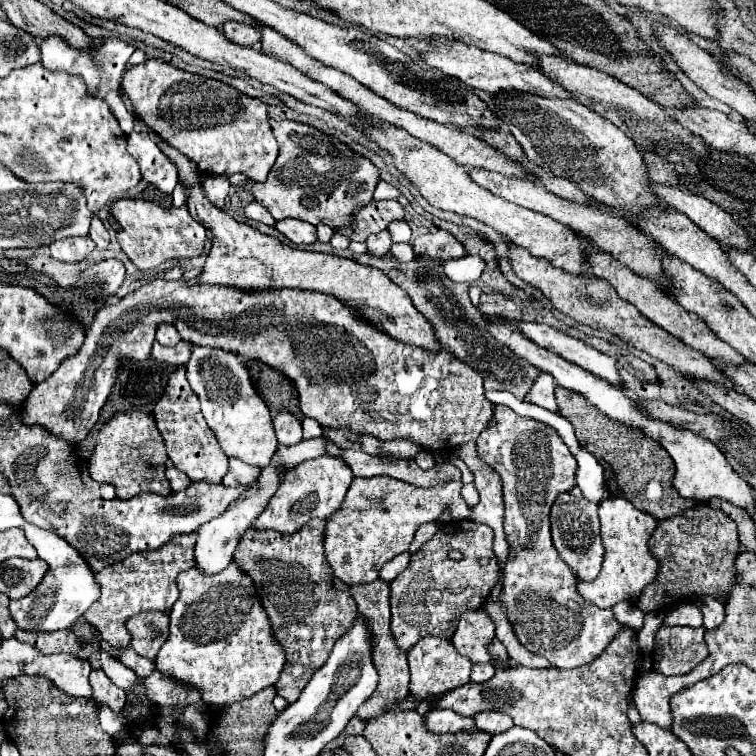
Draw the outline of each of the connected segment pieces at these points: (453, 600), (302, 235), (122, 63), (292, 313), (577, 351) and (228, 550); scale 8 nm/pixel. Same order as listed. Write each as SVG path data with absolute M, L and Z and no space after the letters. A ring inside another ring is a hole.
M463 519L441 525L439 531L411 555L407 569L389 583L391 635L401 651L407 653L419 639L429 635L451 639L461 615L465 611L477 611L483 607L489 591L497 583L497 567L491 547L493 529L489 529L489 525ZM451 551L459 551L461 559L451 561Z
M285 219L277 221L275 227L293 243L297 245L307 245L317 241L317 227L307 223L307 221L297 221L297 219Z
M49 35L41 41L41 63L47 67L47 69L53 69L53 71L67 71L67 73L73 73L73 75L81 75L85 79L85 83L89 85L89 93L101 97L103 101L107 101L109 109L113 111L113 115L117 117L119 121L119 127L123 133L131 133L133 131L133 121L135 121L135 115L133 111L129 111L123 95L121 95L121 75L125 73L125 67L127 67L127 61L129 57L133 55L135 51L135 45L127 43L127 41L121 41L119 37L105 37L101 39L101 45L95 47L93 51L89 49L77 49L77 47L71 47L67 43L67 39L63 39L61 35Z
M153 279L147 285L143 285L141 289L129 293L127 297L109 303L105 307L101 307L95 313L93 323L87 327L87 337L83 347L79 349L79 353L75 357L69 357L65 363L61 363L61 367L43 383L37 383L33 387L33 391L29 393L27 401L25 401L25 423L39 423L45 425L45 429L49 429L51 433L55 433L57 437L63 437L67 441L79 443L81 439L87 437L87 433L91 431L91 427L97 423L99 419L99 411L105 405L107 397L111 395L111 389L115 385L115 379L119 375L119 369L125 361L145 361L147 355L151 353L151 345L155 339L155 329L159 323L173 323L181 335L183 341L191 343L191 345L201 345L201 347L213 347L213 349L225 349L235 353L239 359L257 359L263 361L265 365L285 373L297 387L299 391L299 407L301 413L305 417L315 419L323 429L349 429L361 435L373 435L379 441L395 441L395 439L409 439L413 443L417 443L421 449L429 451L429 453L451 453L455 451L455 447L467 443L467 441L475 441L479 437L479 433L489 425L491 417L493 417L493 403L485 397L485 389L483 389L483 377L477 375L473 371L473 367L465 365L463 361L455 359L453 355L449 355L445 349L439 353L431 353L427 349L419 349L419 347L411 347L411 345L403 345L401 341L393 341L391 337L385 337L385 333L377 333L377 329L371 329L369 323L365 323L363 319L359 319L355 315L355 311L349 311L343 303L337 303L337 299L329 297L329 295L321 295L321 293L313 293L313 291L299 291L299 289L279 289L279 291L261 291L261 293L245 293L245 291L237 291L237 289L225 289L219 285L189 285L187 281L165 281L165 279Z
M517 323L517 329L521 333L525 333L525 337L531 339L535 345L549 349L567 361L573 361L575 365L581 365L583 369L589 369L593 375L605 377L607 381L621 385L615 357L605 355L605 353L585 345L583 341L569 337L569 335L561 333L559 329L549 327L545 323Z
M271 463L269 467L265 467L259 475L259 479L239 497L235 499L227 509L225 513L213 517L209 523L205 523L201 529L199 529L199 537L197 537L197 545L195 545L195 561L197 561L197 569L201 569L203 573L207 575L213 575L213 573L219 573L223 571L229 561L233 559L233 553L243 537L243 533L247 529L253 527L253 523L257 521L257 517L267 509L269 505L269 499L275 495L275 491L279 489L283 477L285 477L287 469L283 465L277 465L277 463Z

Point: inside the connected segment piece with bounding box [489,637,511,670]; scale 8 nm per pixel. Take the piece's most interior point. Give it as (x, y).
(501, 659)

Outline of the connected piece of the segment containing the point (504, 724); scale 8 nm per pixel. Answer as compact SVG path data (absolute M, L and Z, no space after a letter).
M485 711L485 713L477 713L475 717L475 725L479 731L487 731L487 733L503 733L505 729L513 727L513 719L505 713L499 711Z

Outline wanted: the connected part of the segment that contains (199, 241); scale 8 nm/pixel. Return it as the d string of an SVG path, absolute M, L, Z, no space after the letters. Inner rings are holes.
M119 199L113 203L111 213L119 223L117 241L125 255L135 263L137 269L149 271L169 259L197 257L203 253L203 245L207 239L207 227L191 217L187 205L181 207L161 207L143 199Z

